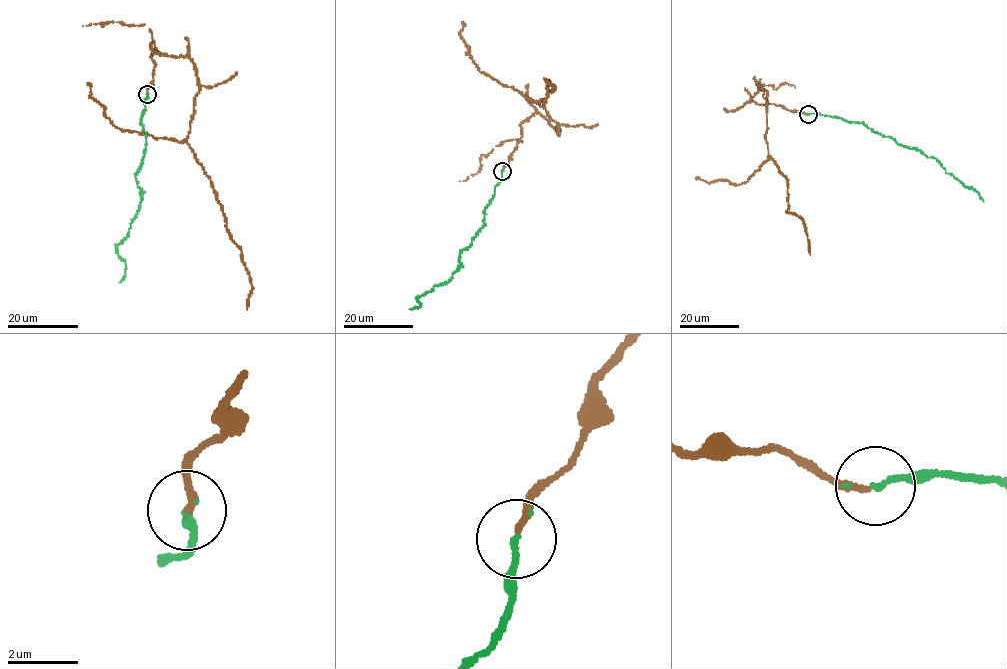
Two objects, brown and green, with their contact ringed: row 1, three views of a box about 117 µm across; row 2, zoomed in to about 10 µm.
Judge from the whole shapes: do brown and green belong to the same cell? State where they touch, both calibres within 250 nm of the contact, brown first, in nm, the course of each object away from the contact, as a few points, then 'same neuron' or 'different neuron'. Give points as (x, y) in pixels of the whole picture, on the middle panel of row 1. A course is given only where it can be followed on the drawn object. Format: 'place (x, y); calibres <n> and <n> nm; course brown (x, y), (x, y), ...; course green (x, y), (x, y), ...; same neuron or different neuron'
place (502, 171); calibres 180 and 160 nm; course brown (502, 171), (528, 118), (538, 113), (559, 134), (533, 100), (545, 101), (548, 81), (554, 88), (543, 78); course green (502, 172), (483, 226), (460, 252), (459, 269), (450, 280), (417, 297), (420, 306), (409, 309); same neuron

